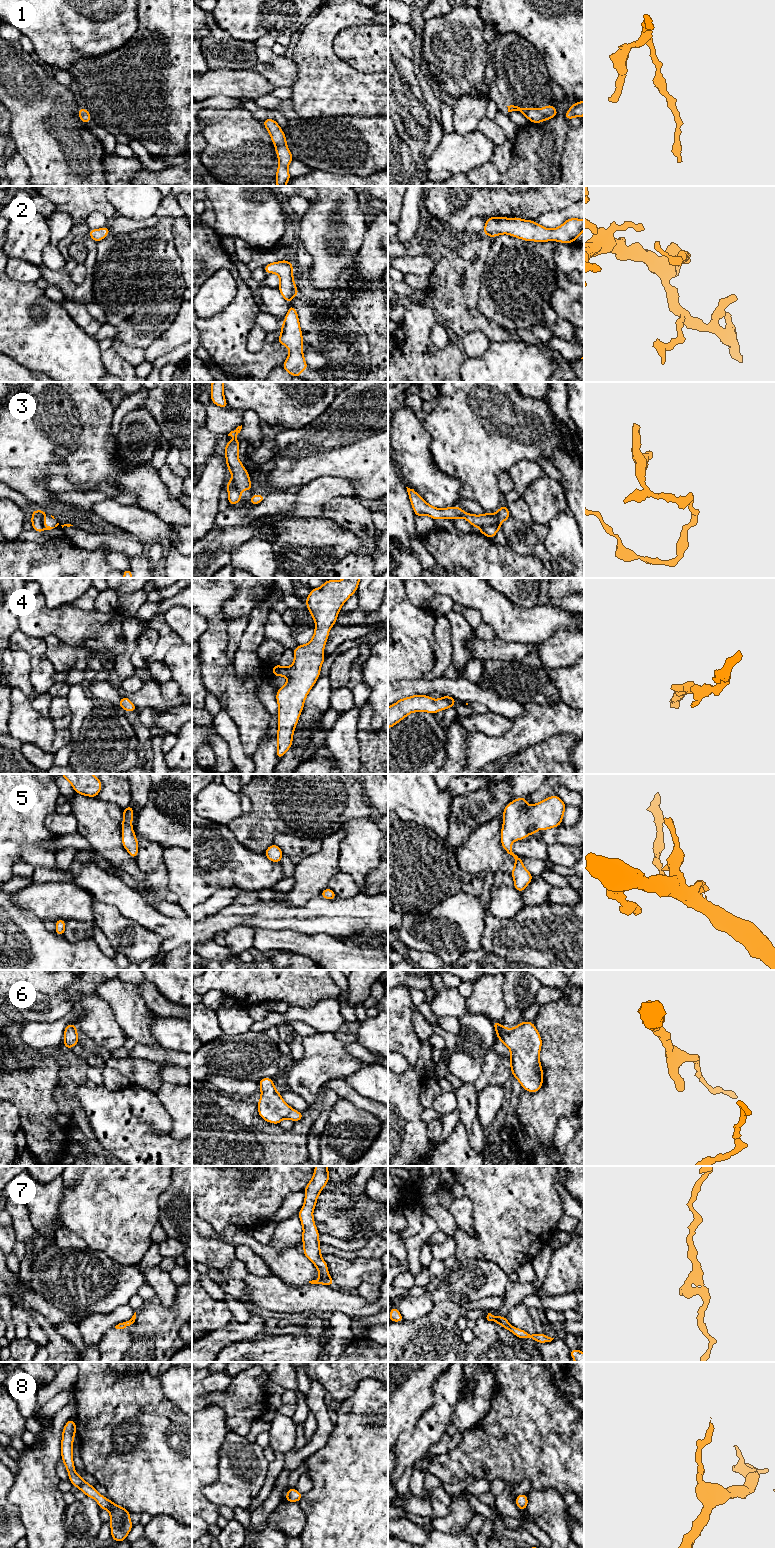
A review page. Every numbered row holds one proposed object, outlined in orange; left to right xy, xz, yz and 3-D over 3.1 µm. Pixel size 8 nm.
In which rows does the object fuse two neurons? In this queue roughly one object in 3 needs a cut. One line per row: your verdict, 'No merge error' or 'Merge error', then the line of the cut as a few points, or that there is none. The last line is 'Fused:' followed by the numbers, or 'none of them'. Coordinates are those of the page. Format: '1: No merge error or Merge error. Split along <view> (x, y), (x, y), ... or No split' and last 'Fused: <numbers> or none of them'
1: No merge error. No split
2: No merge error. No split
3: Merge error. Split along yz (499, 525), (486, 524), (479, 527)
4: No merge error. No split
5: No merge error. No split
6: No merge error. No split
7: No merge error. No split
8: No merge error. No split
Fused: 3

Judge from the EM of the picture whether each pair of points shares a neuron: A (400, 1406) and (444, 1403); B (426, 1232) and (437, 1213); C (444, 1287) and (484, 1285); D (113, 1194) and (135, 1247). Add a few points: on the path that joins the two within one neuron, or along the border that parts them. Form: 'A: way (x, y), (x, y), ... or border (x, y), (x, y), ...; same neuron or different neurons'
A: border (435, 1381), (432, 1386), (432, 1404), (417, 1423); different neurons
B: border (423, 1212), (427, 1213), (435, 1221), (439, 1230); different neurons
C: way (454, 1285), (474, 1285); same neuron
D: way (113, 1207), (124, 1234); same neuron

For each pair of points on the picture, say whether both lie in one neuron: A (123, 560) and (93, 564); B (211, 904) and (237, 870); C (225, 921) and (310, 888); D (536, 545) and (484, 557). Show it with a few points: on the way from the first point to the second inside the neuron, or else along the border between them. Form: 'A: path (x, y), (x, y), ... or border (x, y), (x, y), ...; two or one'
A: border (105, 554), (106, 560), (113, 567); two
B: border (242, 890), (236, 888), (219, 889), (202, 903); two
C: border (309, 900), (300, 906), (286, 904); two
D: border (506, 544), (519, 554), (534, 555), (536, 557); two

